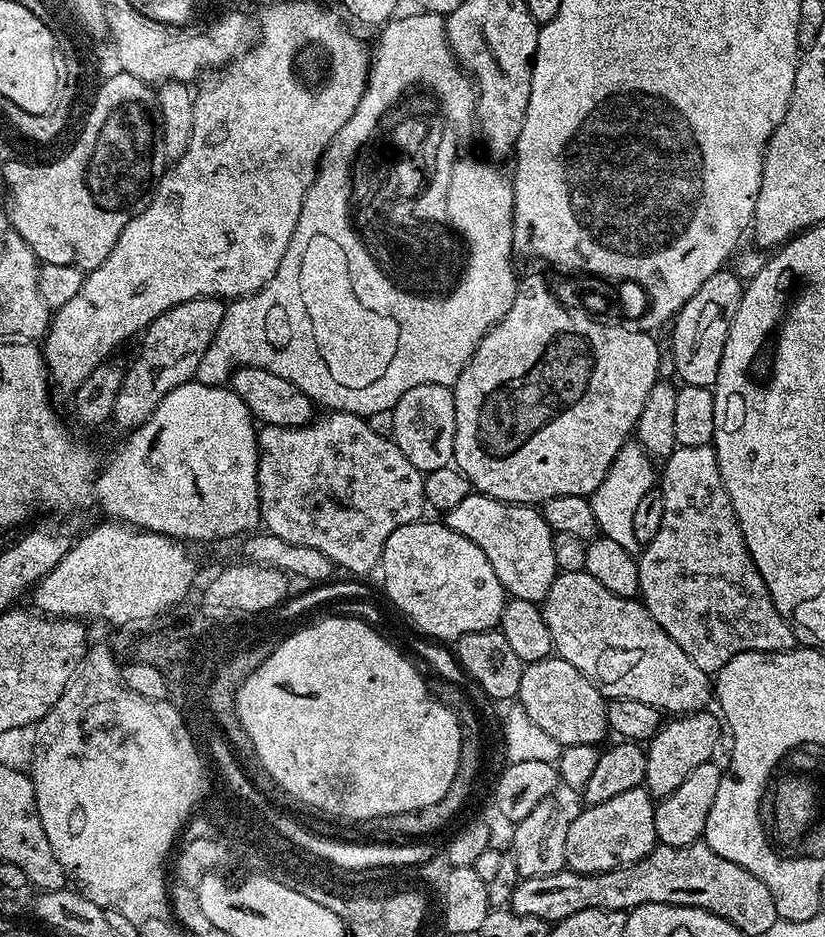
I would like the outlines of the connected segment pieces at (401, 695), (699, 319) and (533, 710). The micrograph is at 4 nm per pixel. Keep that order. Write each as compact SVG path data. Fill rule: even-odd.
M336 614L329 620L320 620L309 628L300 628L293 636L288 636L277 643L273 653L249 677L239 684L235 692L235 708L238 720L248 724L248 732L252 732L252 740L256 740L256 748L260 748L260 756L264 756L264 764L272 771L272 776L284 784L284 788L292 788L296 796L304 796L310 802L308 808L328 812L344 812L344 816L376 816L376 812L401 812L404 808L425 808L450 790L450 782L454 782L454 774L460 767L460 725L455 711L448 709L440 700L432 697L426 681L420 672L395 648L387 644L376 633L377 629L367 621L349 615Z
M729 270L710 274L698 294L682 306L682 310L671 321L672 343L676 376L681 385L706 387L711 389L718 378L718 366L722 366L722 350L726 350L726 334L730 334L730 322L738 314L738 302L742 302L745 285Z
M559 658L539 660L525 664L520 683L519 707L530 714L530 718L554 742L560 745L592 744L599 745L603 736L609 735L606 722L608 709L606 697L587 680L570 662Z

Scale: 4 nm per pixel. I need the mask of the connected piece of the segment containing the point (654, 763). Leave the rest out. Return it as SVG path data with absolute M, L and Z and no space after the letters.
M711 711L689 712L687 714L677 715L669 722L661 723L656 729L656 733L652 735L651 740L646 744L646 778L643 787L647 788L653 798L663 798L674 794L674 790L678 790L678 786L682 786L682 781L689 776L698 766L709 763L713 759L712 756L716 752L716 743L720 740L720 728L722 732L722 724L715 715L711 716Z

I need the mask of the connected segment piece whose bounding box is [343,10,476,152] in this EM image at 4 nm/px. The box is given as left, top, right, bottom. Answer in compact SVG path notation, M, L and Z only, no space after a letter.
M419 10L413 13L413 16L397 15L379 29L380 37L377 38L376 48L374 44L374 51L370 56L368 85L344 127L343 135L348 136L346 152L358 151L357 142L368 136L385 105L411 80L423 80L424 84L435 85L435 89L444 98L449 116L456 116L456 112L460 112L460 116L474 116L476 90L448 44L448 35L444 29L445 17Z

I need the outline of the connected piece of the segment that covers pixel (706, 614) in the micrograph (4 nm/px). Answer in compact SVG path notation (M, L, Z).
M712 444L676 447L667 460L663 461L662 471L658 476L658 487L663 499L662 526L658 526L658 534L654 534L654 538L649 544L643 545L638 556L640 565L640 591L638 596L644 609L654 618L654 622L658 622L658 626L662 626L662 630L666 630L666 634L670 634L670 638L674 638L674 642L678 642L678 646L682 646L682 650L686 650L686 654L690 654L690 662L694 662L694 666L698 666L698 670L709 674L719 672L722 666L726 666L726 662L730 662L730 658L734 658L734 654L742 654L743 652L785 652L797 647L797 629L793 627L788 617L778 610L778 606L774 606L774 598L770 598L770 590L766 590L766 582L762 582L762 574L758 574L758 566L754 566L754 558L750 558L750 550L746 550L746 542L742 538L742 526L734 514L730 494L726 494L726 486L722 482L722 474L718 470L715 447Z

